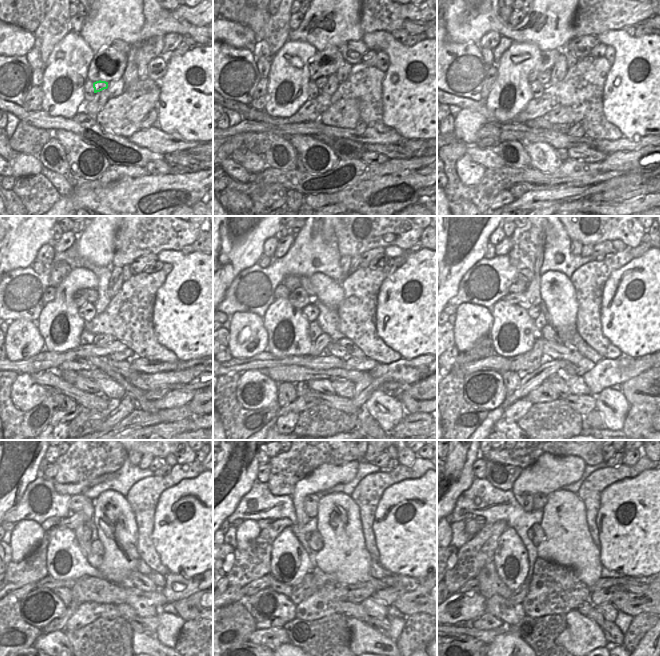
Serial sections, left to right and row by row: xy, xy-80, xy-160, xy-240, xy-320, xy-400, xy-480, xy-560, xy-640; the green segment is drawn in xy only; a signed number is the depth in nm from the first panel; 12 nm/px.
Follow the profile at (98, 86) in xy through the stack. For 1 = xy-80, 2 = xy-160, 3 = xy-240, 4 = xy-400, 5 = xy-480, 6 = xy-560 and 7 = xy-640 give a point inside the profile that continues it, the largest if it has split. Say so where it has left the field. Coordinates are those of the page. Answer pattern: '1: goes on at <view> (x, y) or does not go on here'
1: goes on at xy-80 (320, 82)
2: goes on at xy-160 (544, 78)
3: goes on at xy-240 (91, 295)
4: goes on at xy-400 (525, 240)
5: goes on at xy-480 (85, 460)
6: goes on at xy-560 (287, 468)
7: goes on at xy-640 (503, 467)

